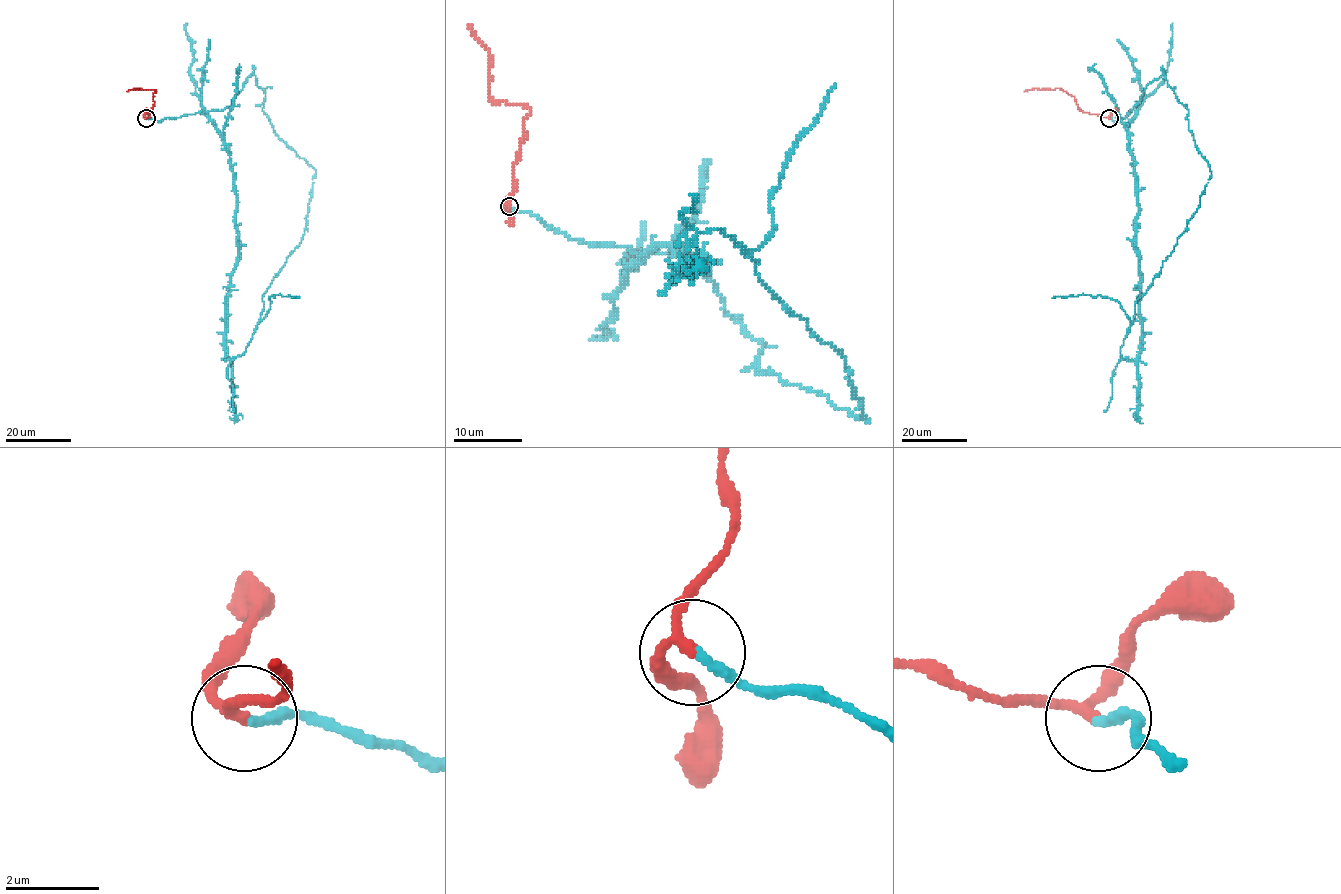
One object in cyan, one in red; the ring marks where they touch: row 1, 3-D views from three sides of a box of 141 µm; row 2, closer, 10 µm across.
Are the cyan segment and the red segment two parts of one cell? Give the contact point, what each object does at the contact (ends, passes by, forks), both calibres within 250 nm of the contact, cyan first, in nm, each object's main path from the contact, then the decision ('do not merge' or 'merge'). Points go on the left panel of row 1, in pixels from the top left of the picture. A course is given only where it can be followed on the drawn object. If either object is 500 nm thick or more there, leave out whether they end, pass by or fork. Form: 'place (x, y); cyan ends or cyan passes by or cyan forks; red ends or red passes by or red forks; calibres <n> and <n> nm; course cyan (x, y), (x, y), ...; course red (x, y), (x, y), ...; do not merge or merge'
place (146, 118); cyan ends; red passes by; calibres 220 and 190 nm; course cyan (147, 118), (222, 110), (253, 75), (315, 170), (304, 234), (230, 362), (235, 174), (187, 24); course red (146, 118), (154, 105), (152, 95), (156, 91), (127, 91); merge

